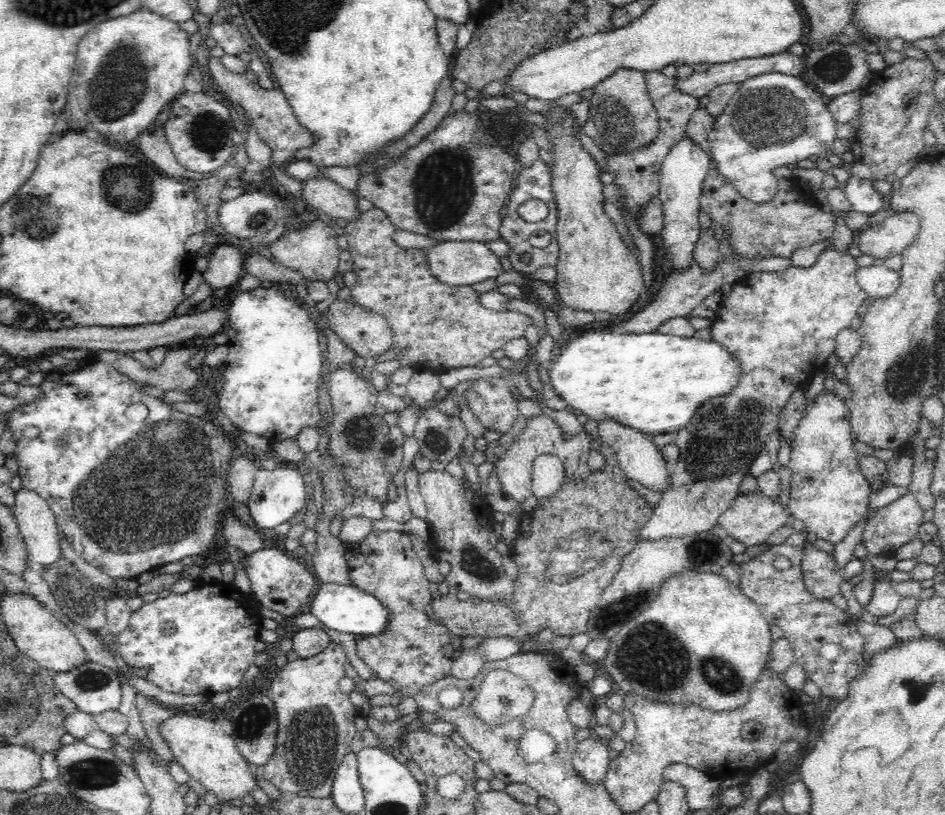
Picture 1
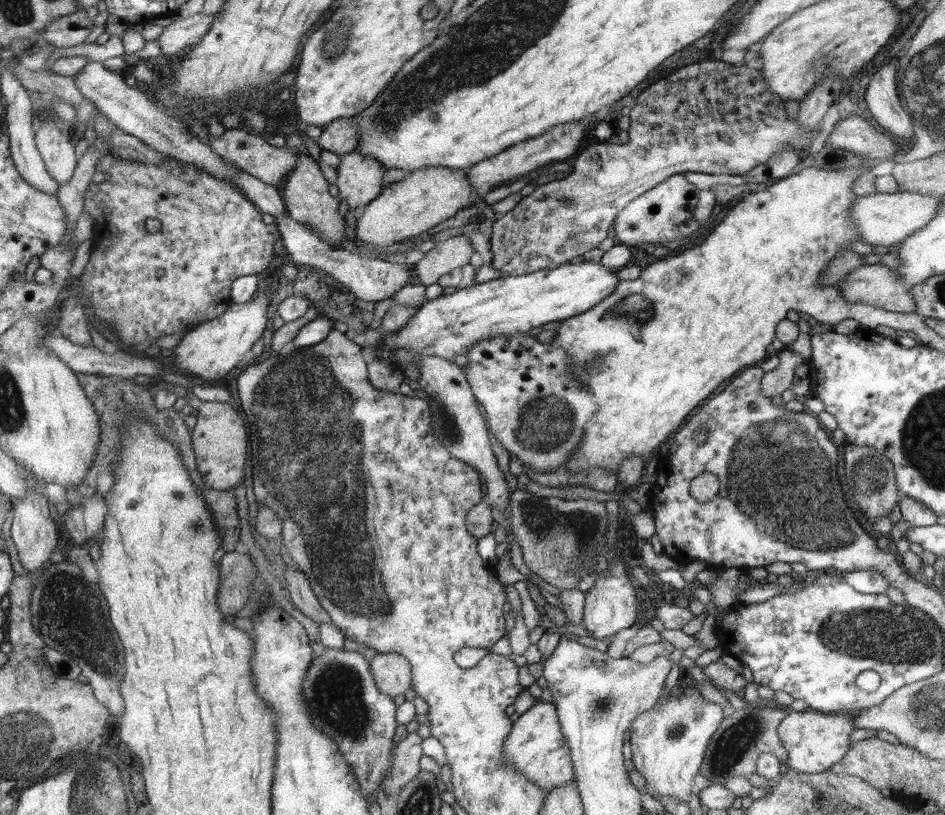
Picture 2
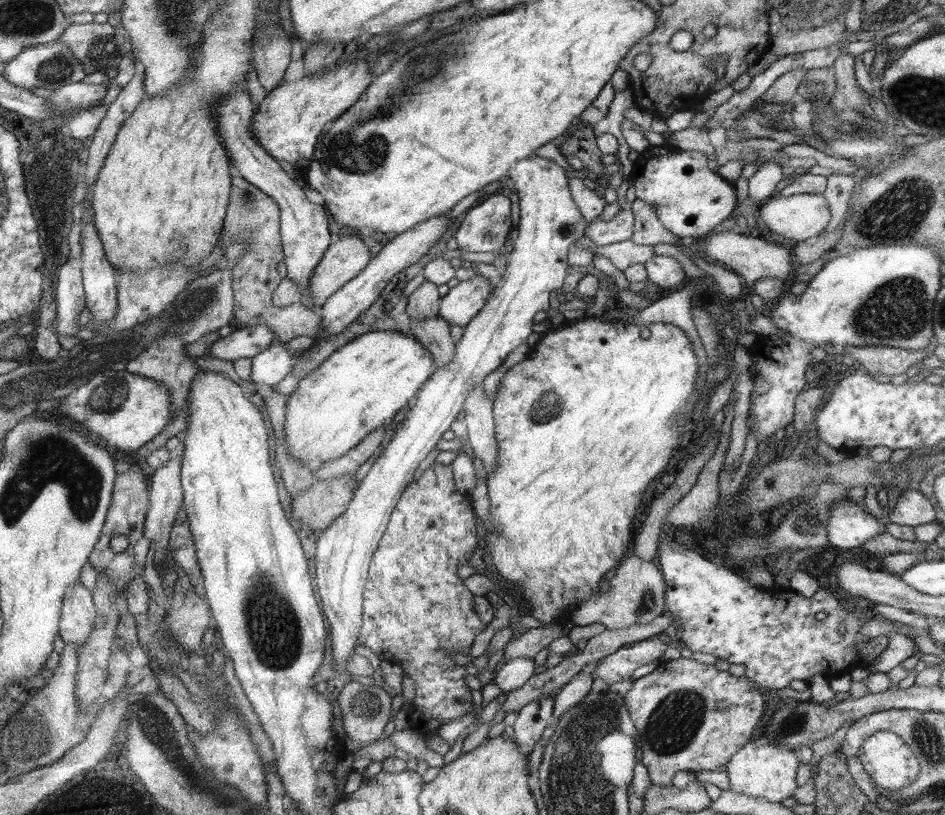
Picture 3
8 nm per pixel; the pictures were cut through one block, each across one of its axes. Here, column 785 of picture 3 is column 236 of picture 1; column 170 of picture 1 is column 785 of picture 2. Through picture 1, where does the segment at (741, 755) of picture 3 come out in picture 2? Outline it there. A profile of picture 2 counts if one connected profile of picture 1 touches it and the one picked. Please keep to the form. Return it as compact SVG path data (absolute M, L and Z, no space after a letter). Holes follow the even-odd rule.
M788 710L788 714L777 726L782 748L787 752L789 768L804 775L816 775L829 770L833 764L840 762L851 747L849 736L855 729L855 721L848 715L826 714L817 710L805 711Z

